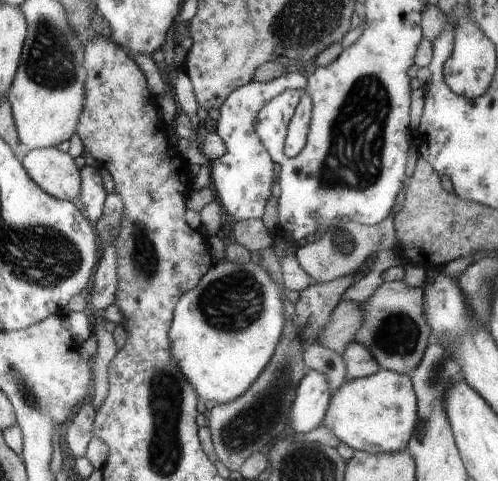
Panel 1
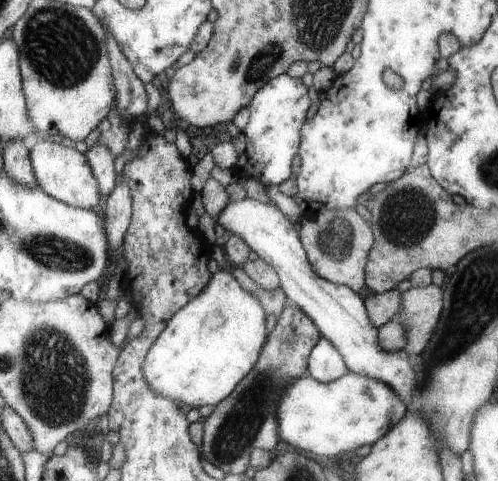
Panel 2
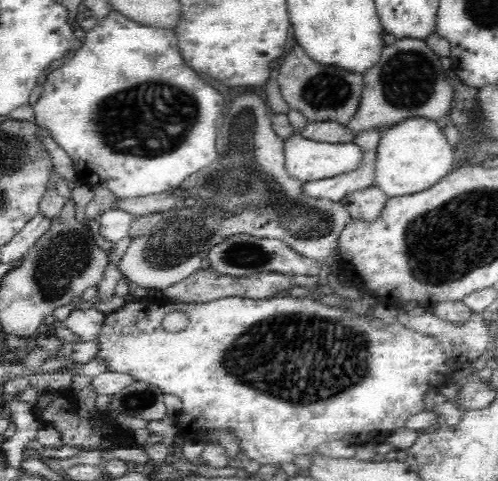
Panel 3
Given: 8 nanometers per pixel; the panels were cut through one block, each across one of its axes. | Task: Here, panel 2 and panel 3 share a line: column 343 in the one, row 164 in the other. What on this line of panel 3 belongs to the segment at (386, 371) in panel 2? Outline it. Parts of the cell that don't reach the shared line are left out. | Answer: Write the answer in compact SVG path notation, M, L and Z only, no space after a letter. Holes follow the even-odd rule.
M292 136L284 140L284 156L286 156L286 170L290 172L290 178L296 178L302 184L318 182L318 180L330 180L338 178L340 174L350 174L354 170L360 170L364 164L364 152L356 142L348 144L328 144L328 142L314 142L300 136Z

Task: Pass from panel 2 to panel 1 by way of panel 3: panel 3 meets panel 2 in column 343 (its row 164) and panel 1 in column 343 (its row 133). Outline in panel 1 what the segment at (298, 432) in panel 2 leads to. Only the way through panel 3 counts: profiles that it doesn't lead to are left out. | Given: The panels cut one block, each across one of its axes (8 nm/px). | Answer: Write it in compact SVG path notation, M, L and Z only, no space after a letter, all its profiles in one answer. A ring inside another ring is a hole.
M379 370L373 376L343 382L333 394L323 426L327 426L343 444L355 452L369 454L399 454L407 450L409 440L419 422L417 394L409 374Z

